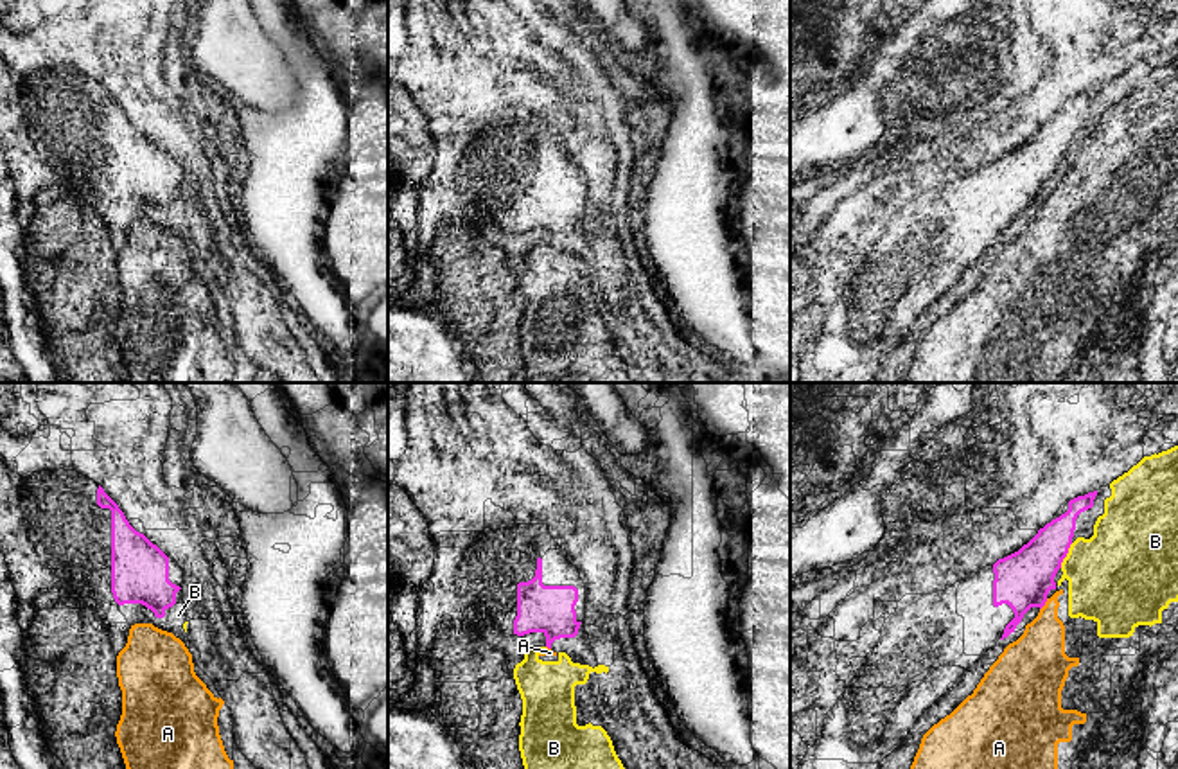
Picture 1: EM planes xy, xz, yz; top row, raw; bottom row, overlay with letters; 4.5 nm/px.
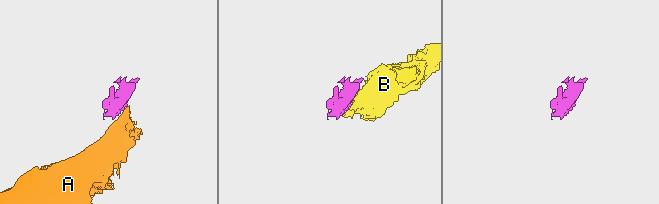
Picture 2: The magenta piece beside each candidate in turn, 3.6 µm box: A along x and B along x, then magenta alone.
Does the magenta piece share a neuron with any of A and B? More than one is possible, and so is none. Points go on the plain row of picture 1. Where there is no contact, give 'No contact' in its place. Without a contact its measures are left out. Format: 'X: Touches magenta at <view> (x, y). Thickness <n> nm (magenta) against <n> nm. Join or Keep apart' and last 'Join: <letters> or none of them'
A: Touches magenta at yz (1044, 202). Thickness 260 nm (magenta) against 240 nm. Keep apart
B: Touches magenta at yz (1065, 153). Thickness 260 nm (magenta) against 420 nm. Keep apart
Join: none of them

